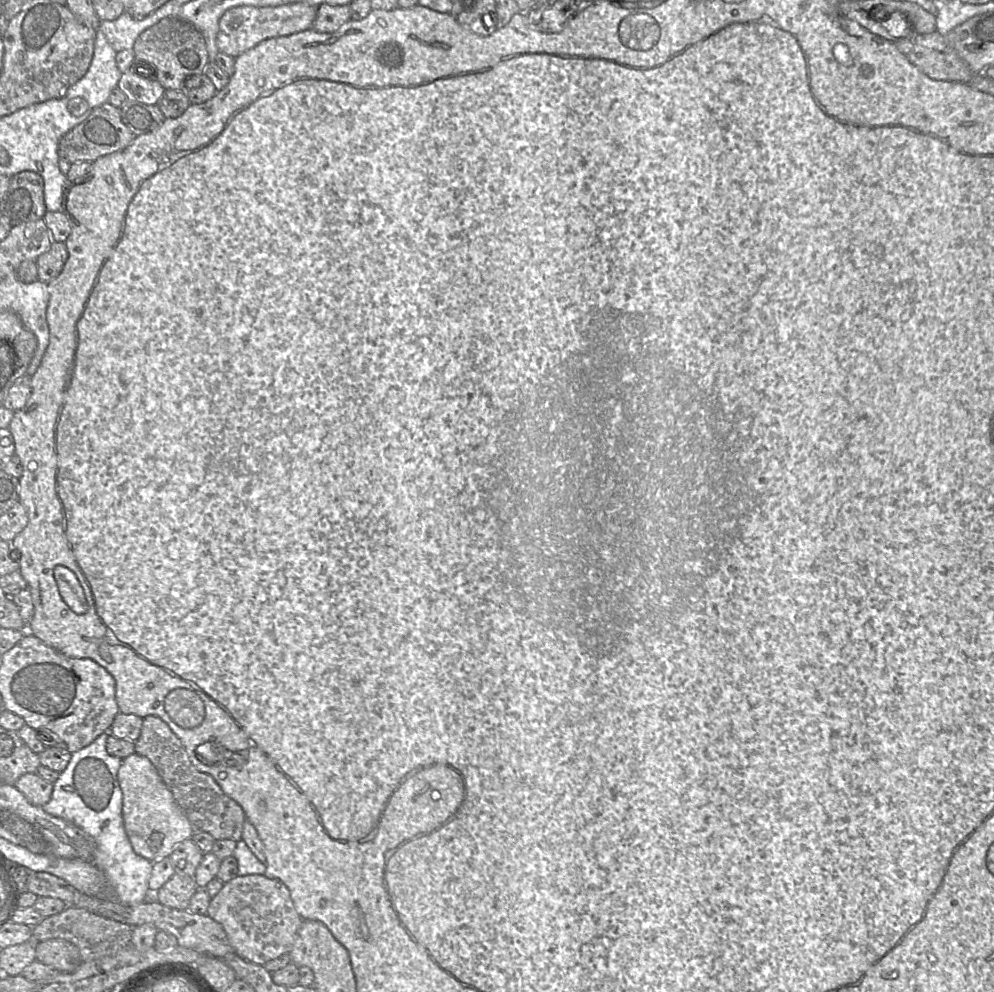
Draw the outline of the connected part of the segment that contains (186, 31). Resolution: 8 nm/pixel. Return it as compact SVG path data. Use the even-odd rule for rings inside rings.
M168 16L161 19L155 25L149 27L137 38L133 51L137 60L148 62L144 71L147 73L147 66L152 71L153 77L157 72L157 80L166 90L183 90L185 81L188 77L201 74L205 67L210 63L206 42L203 34L190 22L179 16Z

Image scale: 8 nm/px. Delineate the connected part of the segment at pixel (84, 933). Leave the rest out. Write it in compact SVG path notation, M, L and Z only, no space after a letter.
M69 906L63 912L47 917L32 928L35 942L62 939L76 945L82 961L92 961L104 956L115 955L118 951L132 945L132 932L135 926L90 912L83 908Z

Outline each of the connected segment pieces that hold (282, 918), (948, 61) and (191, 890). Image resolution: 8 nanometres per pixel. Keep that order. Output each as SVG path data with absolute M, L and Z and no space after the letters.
M264 874L237 876L225 882L218 894L211 898L207 915L222 925L238 956L259 965L288 954L304 920L296 911L285 884L280 880L268 878Z
M910 25L910 36L896 42L896 46L913 65L933 80L969 84L974 77L946 37L937 31L916 34Z
M175 873L164 885L152 894L151 899L162 905L178 910L186 910L191 897L198 890L194 876Z

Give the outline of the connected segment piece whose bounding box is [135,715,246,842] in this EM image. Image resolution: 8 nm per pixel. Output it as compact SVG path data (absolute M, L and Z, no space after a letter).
M153 715L143 718L140 736L135 741L135 753L147 757L154 765L194 832L209 833L215 840L242 840L246 821L242 807L223 792L212 776L195 768L180 739L161 718Z

